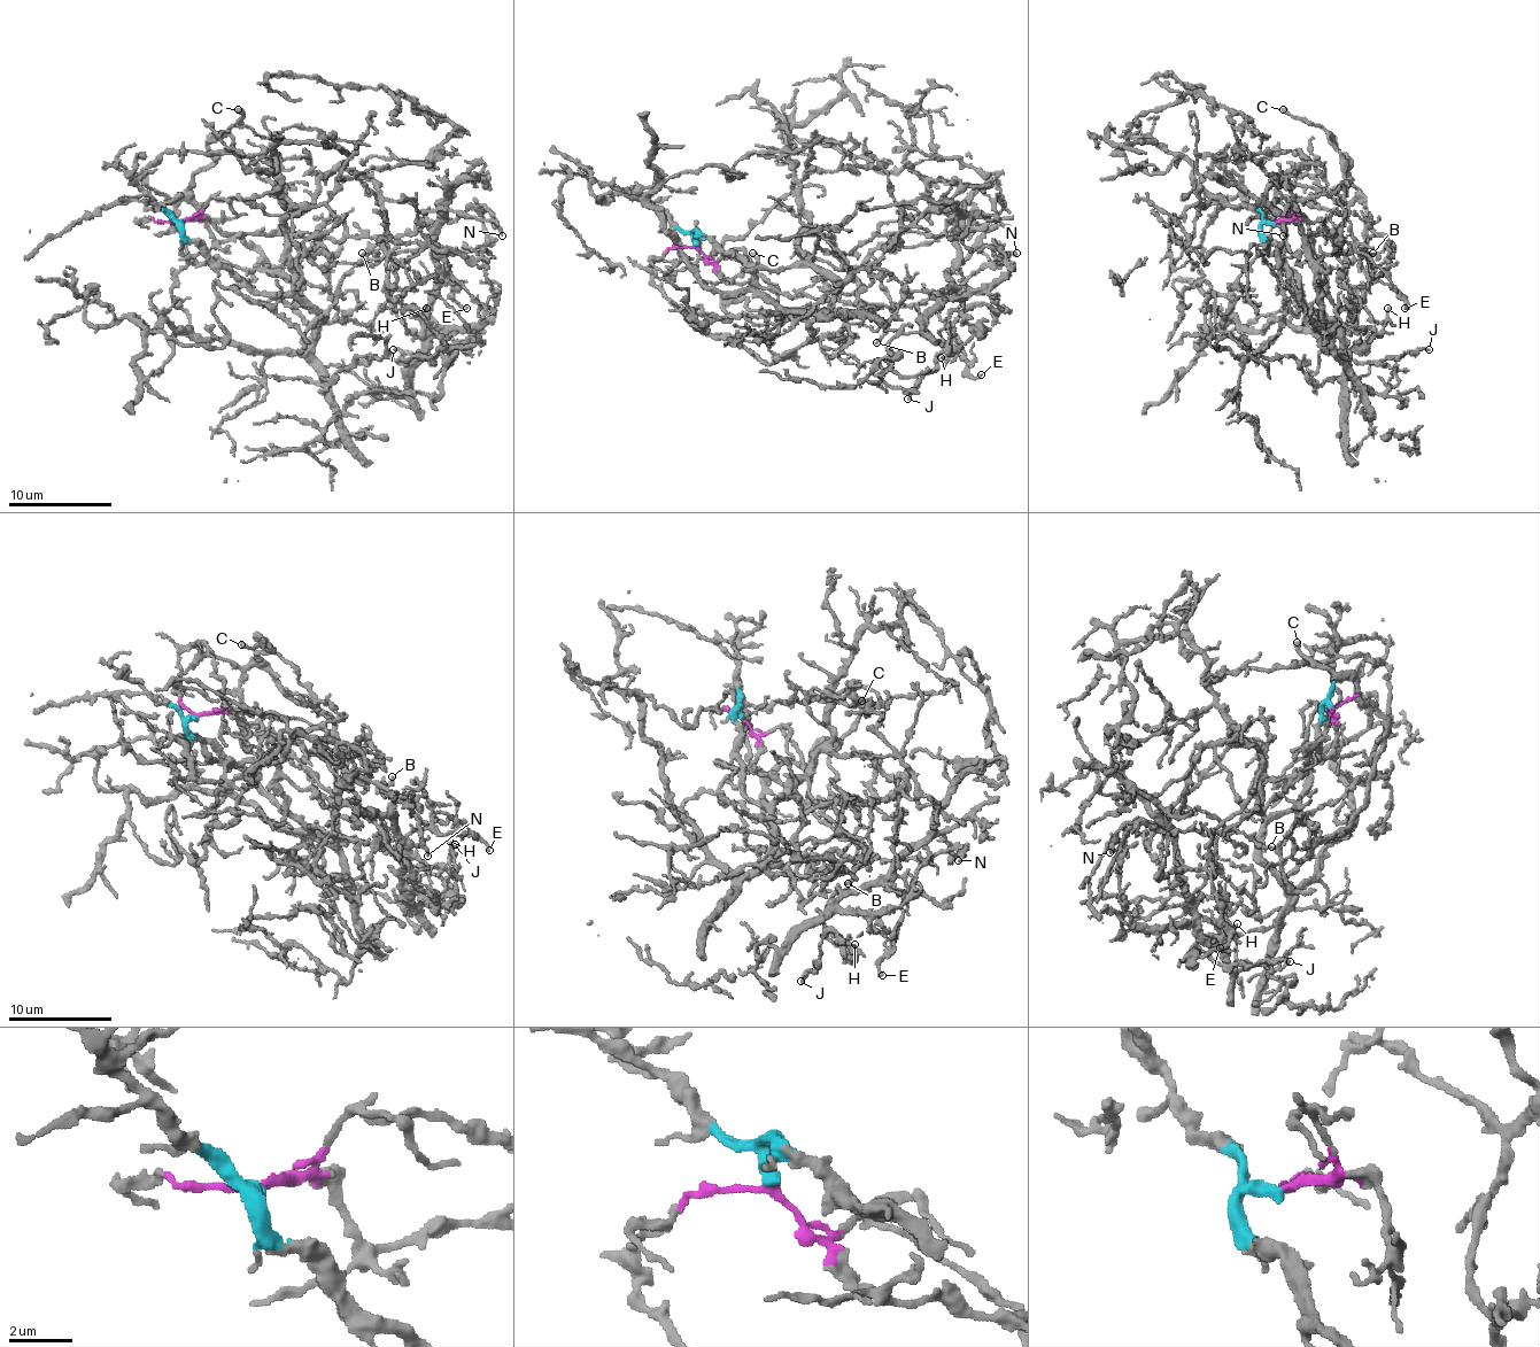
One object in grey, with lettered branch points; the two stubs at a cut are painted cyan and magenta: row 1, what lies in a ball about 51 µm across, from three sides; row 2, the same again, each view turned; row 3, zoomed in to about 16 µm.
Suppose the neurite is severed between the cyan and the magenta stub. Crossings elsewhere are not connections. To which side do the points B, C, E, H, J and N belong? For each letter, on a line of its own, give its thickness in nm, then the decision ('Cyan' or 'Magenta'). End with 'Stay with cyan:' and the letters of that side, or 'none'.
B: Thickness 200 nm. Magenta
C: Thickness 360 nm. Cyan
E: Thickness 200 nm. Cyan
H: Thickness 160 nm. Cyan
J: Thickness 200 nm. Cyan
N: Thickness 220 nm. Magenta
Stay with cyan: C, E, H, J

